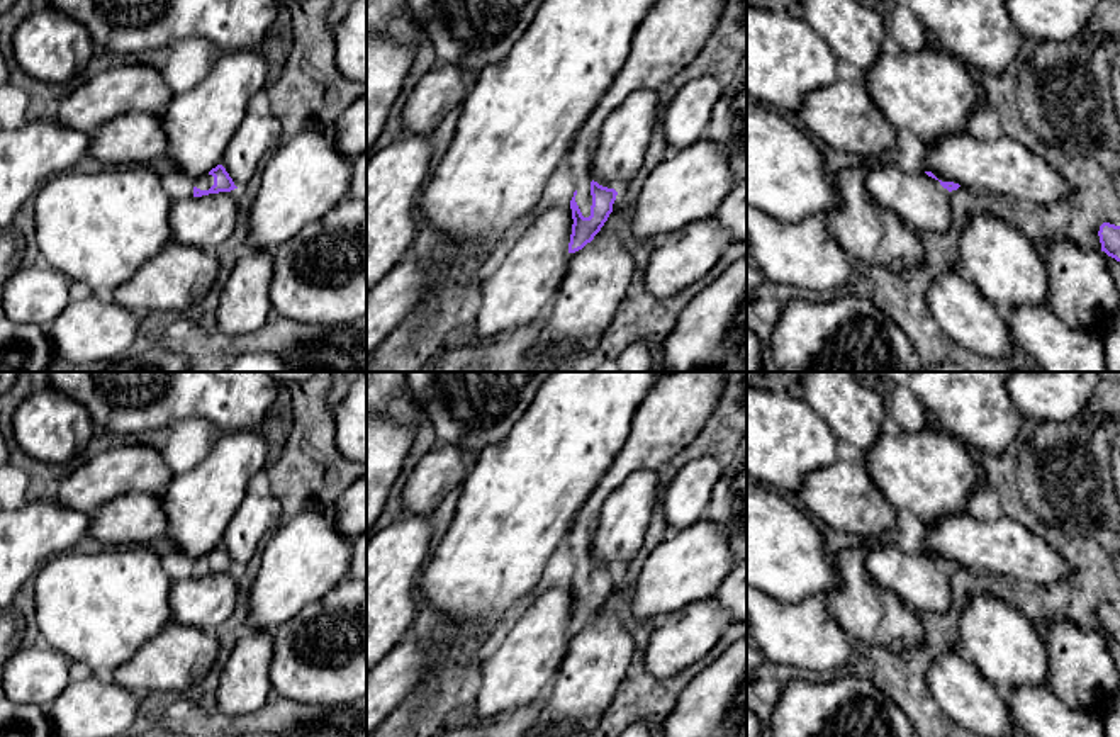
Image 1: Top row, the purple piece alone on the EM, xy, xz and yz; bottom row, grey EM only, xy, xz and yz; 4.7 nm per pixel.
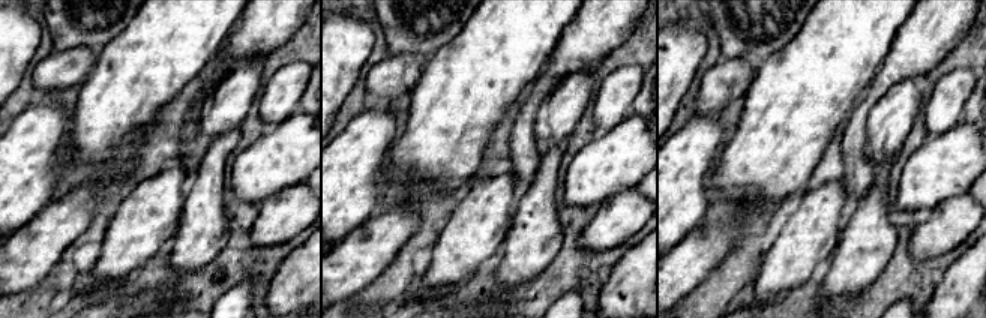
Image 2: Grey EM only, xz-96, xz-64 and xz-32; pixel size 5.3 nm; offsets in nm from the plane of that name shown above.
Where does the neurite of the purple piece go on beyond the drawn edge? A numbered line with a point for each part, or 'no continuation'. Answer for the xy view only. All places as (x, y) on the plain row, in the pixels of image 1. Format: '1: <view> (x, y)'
1: xy (204, 562)

